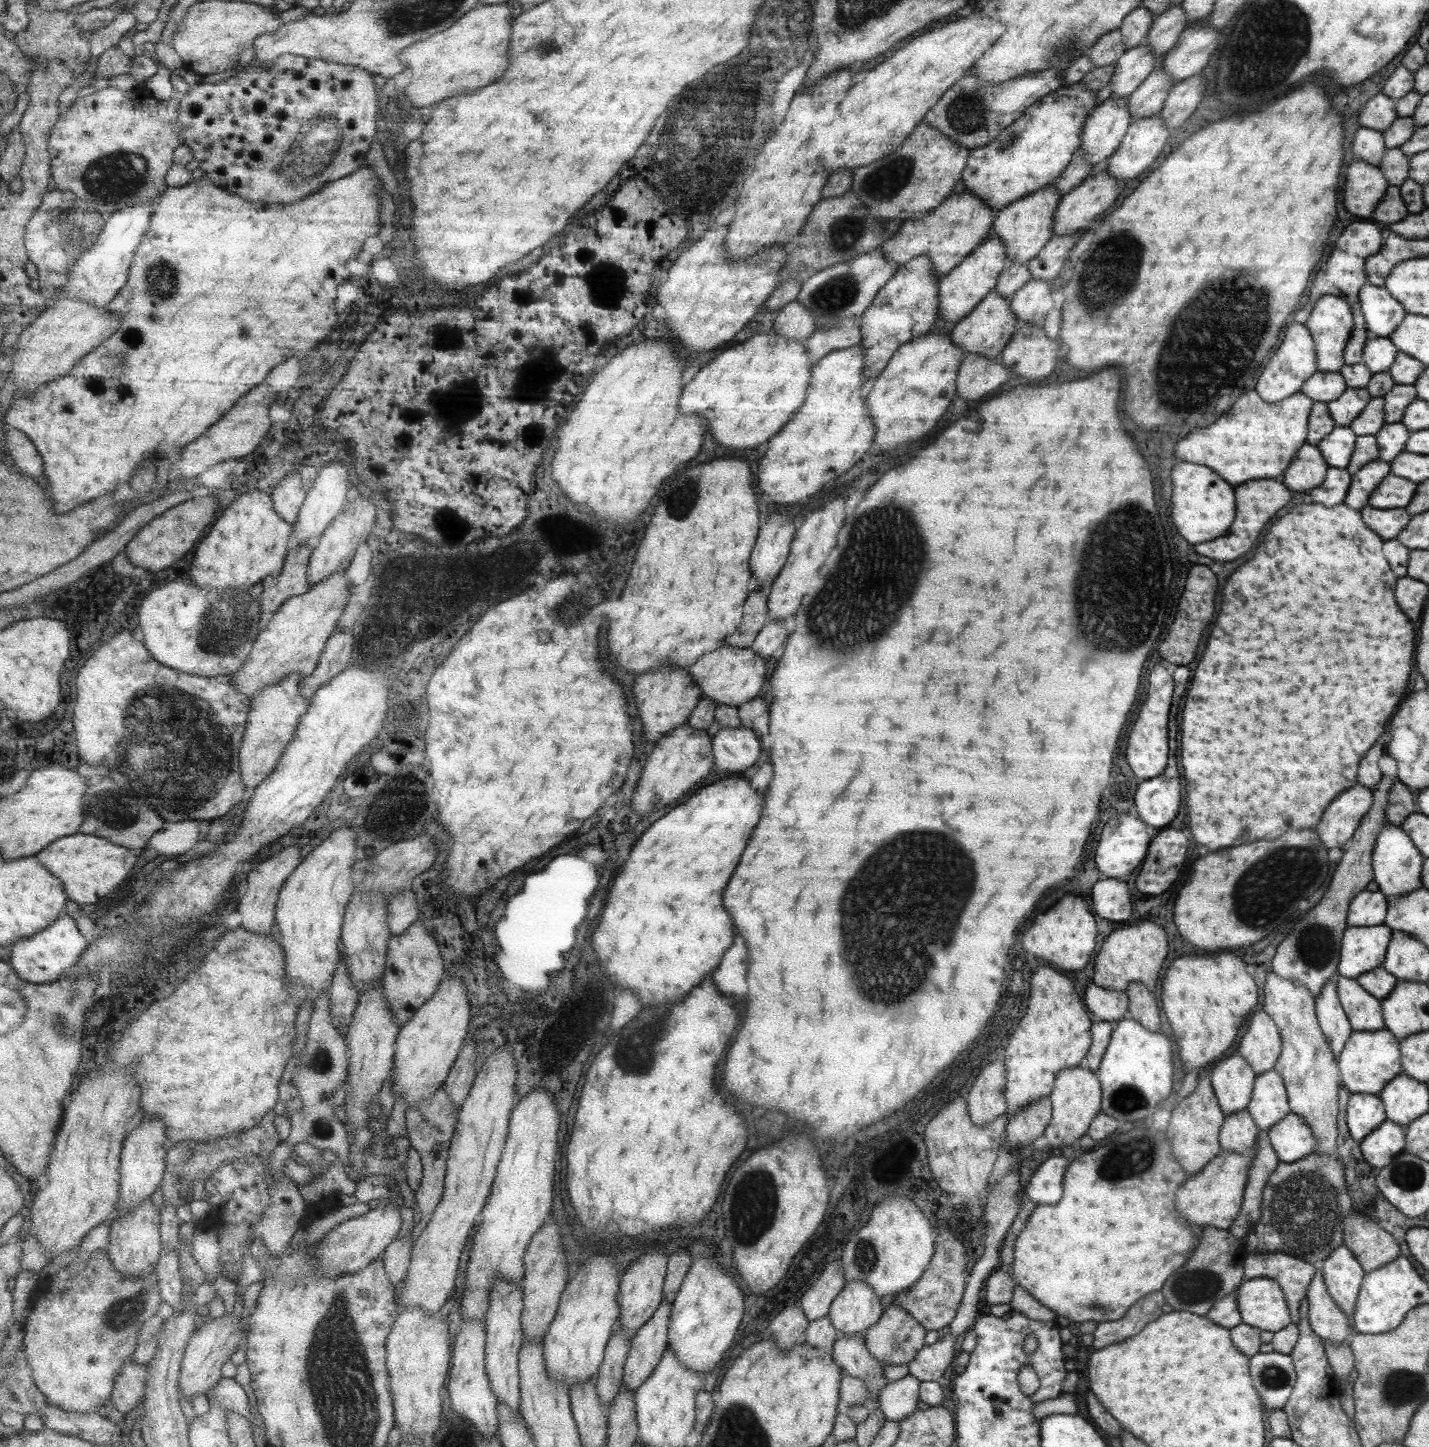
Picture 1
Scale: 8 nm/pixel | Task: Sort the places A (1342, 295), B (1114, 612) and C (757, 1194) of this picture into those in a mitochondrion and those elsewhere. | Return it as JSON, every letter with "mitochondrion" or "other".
{"A":"other","B":"mitochondrion","C":"mitochondrion"}

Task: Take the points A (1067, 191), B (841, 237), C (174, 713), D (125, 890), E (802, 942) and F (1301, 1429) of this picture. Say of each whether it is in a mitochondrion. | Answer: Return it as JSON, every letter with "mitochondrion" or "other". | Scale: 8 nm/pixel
{"A":"other","B":"mitochondrion","C":"mitochondrion","D":"other","E":"other","F":"other"}

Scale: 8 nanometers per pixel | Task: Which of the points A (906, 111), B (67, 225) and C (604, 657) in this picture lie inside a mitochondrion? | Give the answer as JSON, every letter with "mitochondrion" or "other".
{"A":"other","B":"mitochondrion","C":"other"}

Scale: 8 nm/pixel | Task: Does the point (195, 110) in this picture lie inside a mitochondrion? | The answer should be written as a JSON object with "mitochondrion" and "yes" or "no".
{"mitochondrion":"no"}

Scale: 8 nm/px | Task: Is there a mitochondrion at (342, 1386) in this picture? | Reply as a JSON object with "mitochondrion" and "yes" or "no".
{"mitochondrion":"yes"}

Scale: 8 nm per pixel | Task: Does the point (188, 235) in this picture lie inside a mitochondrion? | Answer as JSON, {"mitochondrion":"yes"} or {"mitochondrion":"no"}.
{"mitochondrion":"no"}

